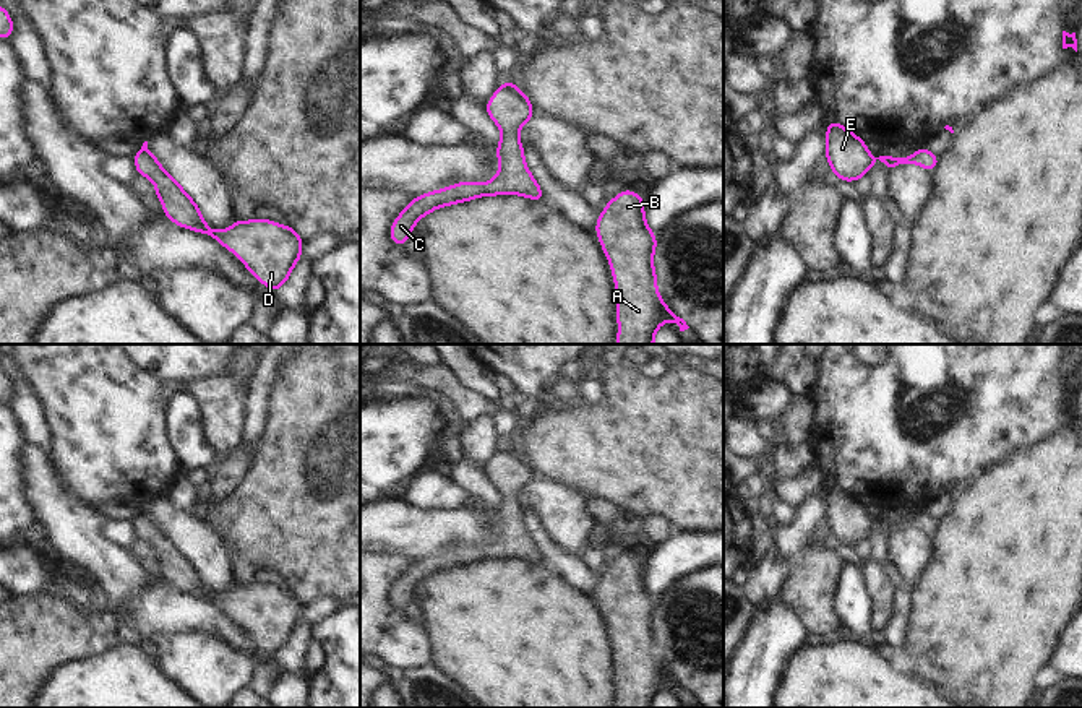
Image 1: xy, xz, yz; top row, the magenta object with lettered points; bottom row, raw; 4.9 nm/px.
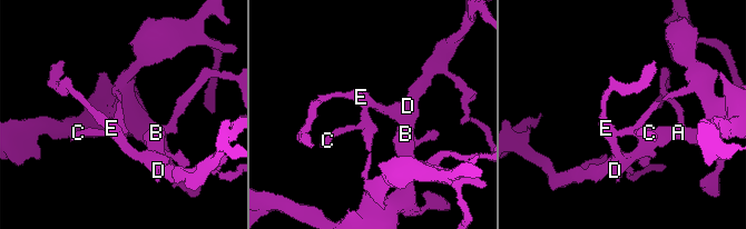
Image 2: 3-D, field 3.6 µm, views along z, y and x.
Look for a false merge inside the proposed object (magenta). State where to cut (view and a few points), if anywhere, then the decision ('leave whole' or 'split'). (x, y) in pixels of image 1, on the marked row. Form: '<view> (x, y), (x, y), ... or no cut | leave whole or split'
no cut | leave whole

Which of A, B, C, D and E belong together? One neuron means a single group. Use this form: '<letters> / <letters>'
A B C D E

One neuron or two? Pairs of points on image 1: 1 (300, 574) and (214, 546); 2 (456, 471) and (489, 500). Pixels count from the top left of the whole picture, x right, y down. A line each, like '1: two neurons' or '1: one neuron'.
1: two neurons
2: one neuron

